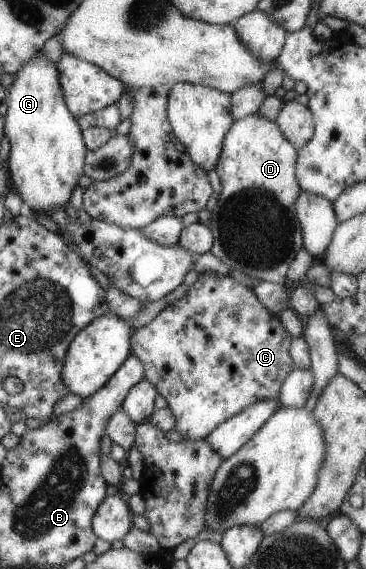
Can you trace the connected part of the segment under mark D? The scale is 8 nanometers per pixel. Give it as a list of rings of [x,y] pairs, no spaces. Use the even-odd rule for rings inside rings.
[[[257,113],[235,121],[226,133],[215,167],[223,188],[208,226],[212,233],[210,252],[231,272],[240,271],[254,280],[288,286],[289,265],[304,248],[302,229],[296,216],[296,201],[302,192],[295,173],[297,154],[298,150],[284,138],[276,123]]]

